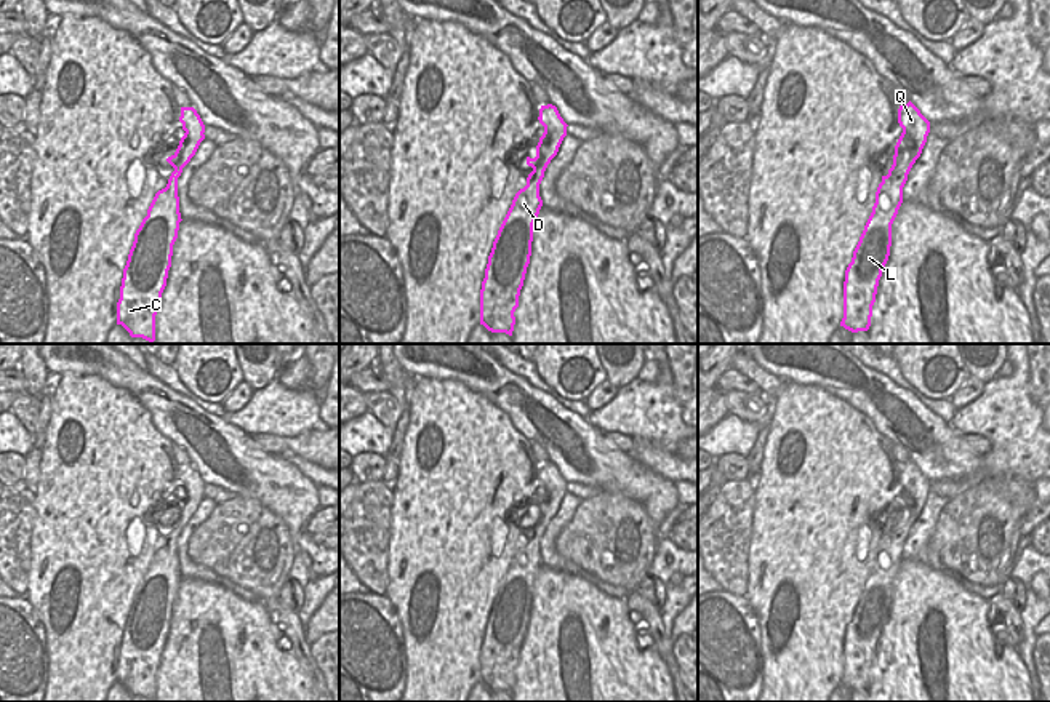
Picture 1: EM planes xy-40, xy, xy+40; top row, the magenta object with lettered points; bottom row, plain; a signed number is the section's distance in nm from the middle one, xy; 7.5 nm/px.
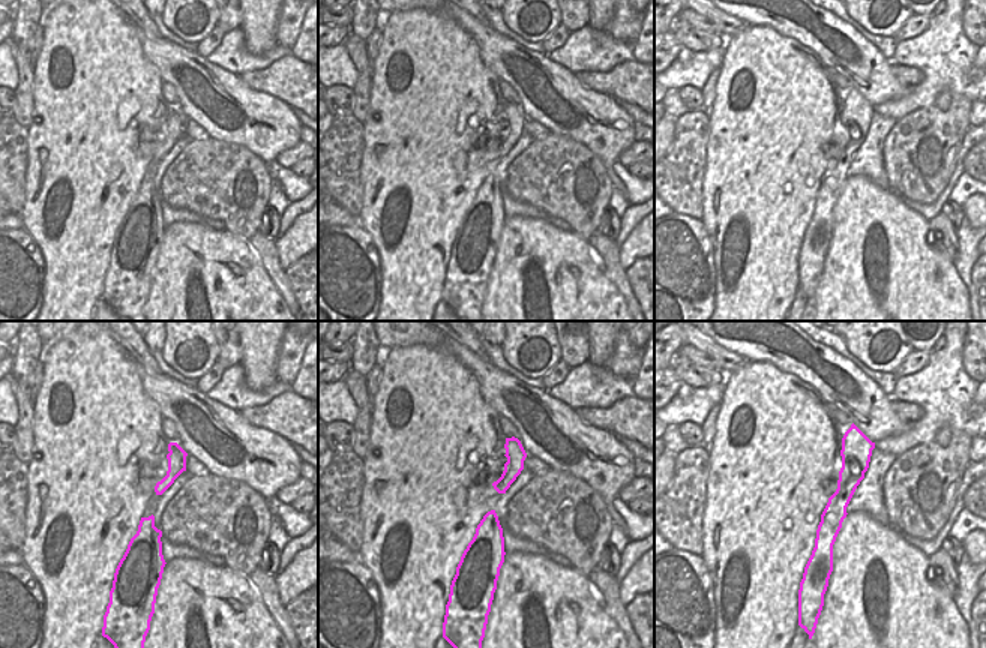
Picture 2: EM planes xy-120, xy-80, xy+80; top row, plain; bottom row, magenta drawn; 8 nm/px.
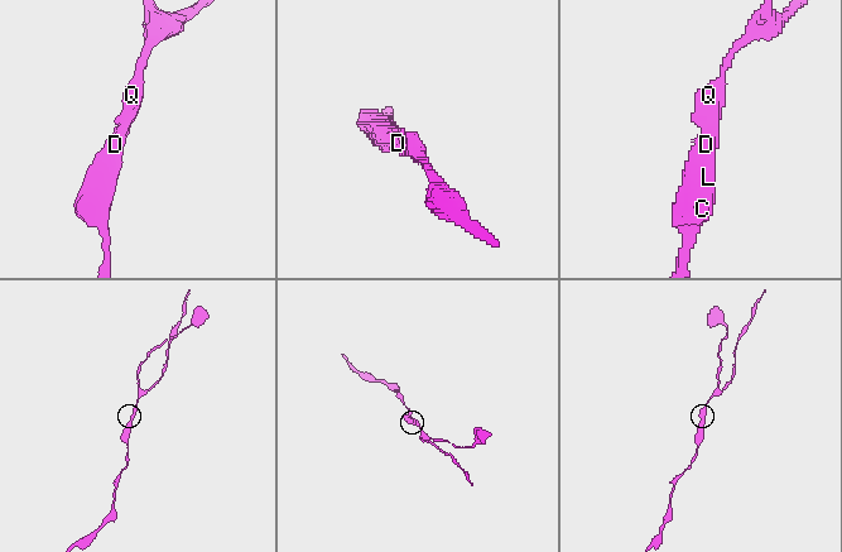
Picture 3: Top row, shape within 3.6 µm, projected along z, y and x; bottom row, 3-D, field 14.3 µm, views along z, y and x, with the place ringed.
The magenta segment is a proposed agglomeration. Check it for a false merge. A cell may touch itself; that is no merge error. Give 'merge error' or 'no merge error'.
no merge error

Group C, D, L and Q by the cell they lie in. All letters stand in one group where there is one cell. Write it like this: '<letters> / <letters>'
C D L Q

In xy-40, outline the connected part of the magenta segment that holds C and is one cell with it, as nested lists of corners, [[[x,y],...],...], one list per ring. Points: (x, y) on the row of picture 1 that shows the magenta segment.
[[[181,107],[179,122],[186,133],[176,152],[166,158],[174,171],[166,187],[155,193],[147,216],[134,233],[117,302],[117,325],[122,325],[131,337],[142,337],[149,342],[155,341],[155,315],[182,221],[178,177],[205,139],[205,125],[194,107]]]

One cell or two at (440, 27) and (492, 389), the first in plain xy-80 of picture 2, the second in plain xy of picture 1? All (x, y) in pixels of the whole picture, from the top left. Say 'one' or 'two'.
two

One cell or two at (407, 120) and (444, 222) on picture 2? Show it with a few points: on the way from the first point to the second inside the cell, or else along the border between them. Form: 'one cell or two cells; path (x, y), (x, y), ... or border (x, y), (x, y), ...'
one cell; path (422, 146), (422, 197)

